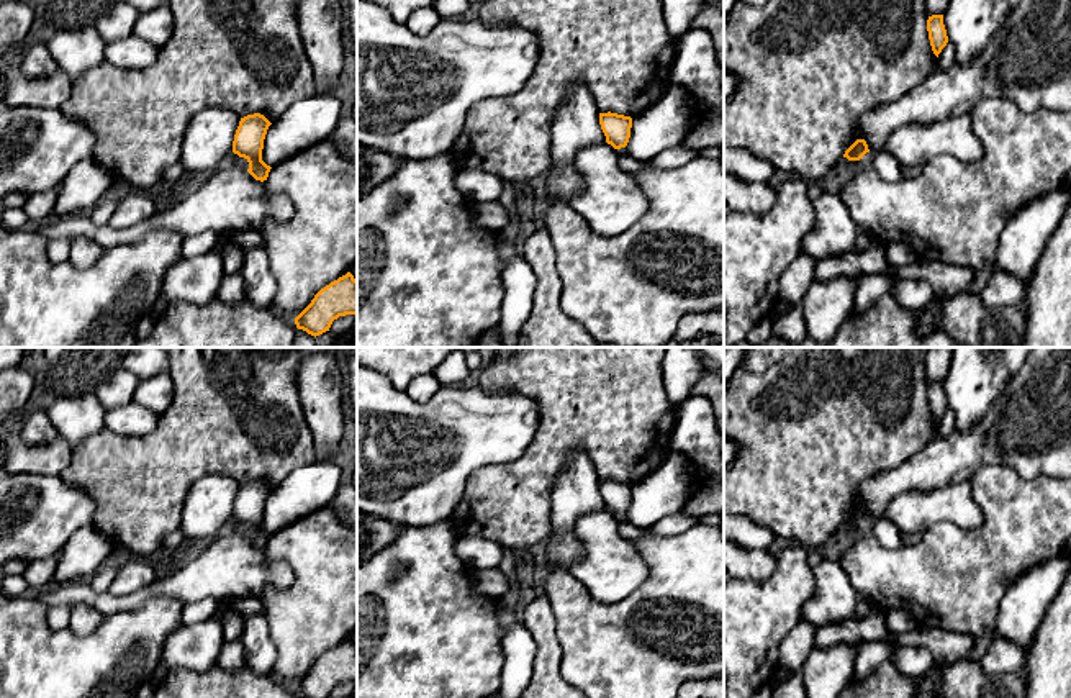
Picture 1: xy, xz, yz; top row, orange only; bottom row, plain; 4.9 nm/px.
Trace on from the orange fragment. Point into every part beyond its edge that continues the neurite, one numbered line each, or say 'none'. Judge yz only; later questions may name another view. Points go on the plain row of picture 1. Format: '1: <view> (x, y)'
none

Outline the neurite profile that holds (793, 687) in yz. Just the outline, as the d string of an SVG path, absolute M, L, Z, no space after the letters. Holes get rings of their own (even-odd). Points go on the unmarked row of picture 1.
M794 673L784 682L771 687L771 698L806 698L806 688L801 673Z

